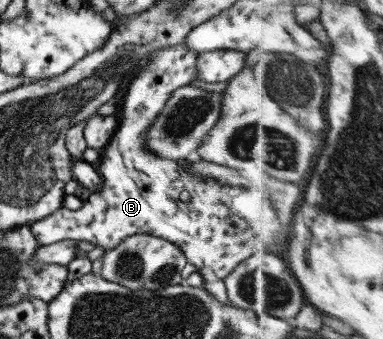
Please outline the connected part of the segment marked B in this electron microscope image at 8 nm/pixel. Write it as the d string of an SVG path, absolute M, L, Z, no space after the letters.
M185 42L173 47L162 47L152 51L147 68L140 69L130 78L131 84L125 93L125 100L117 108L118 126L110 142L102 149L101 165L99 173L104 179L104 184L99 191L94 191L87 197L78 210L69 210L61 207L52 215L34 221L30 225L32 235L40 245L51 245L64 239L75 241L88 241L95 247L103 247L109 251L117 247L124 239L137 234L149 234L162 237L173 242L185 254L189 264L196 267L196 271L203 277L203 288L213 297L225 304L230 303L226 292L225 278L242 261L249 259L253 253L269 253L273 247L277 247L283 222L279 219L279 213L271 201L271 192L257 185L252 187L233 187L220 181L203 178L195 172L187 172L187 161L173 161L161 158L152 151L146 149L144 139L147 128L163 109L174 89L187 86L190 81L197 79L196 63L198 54L189 49Z

